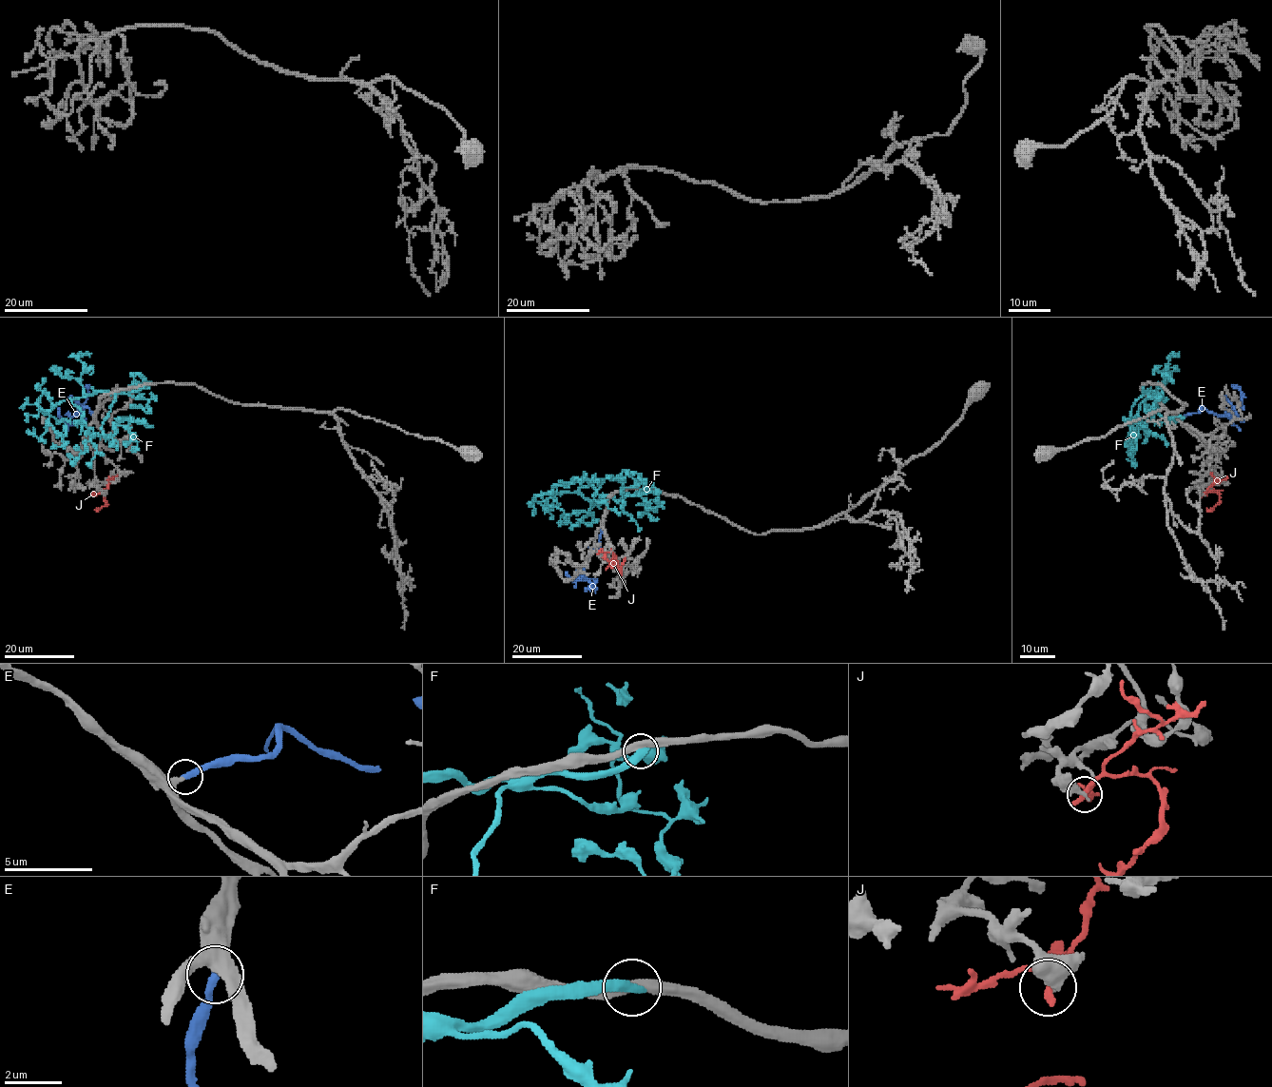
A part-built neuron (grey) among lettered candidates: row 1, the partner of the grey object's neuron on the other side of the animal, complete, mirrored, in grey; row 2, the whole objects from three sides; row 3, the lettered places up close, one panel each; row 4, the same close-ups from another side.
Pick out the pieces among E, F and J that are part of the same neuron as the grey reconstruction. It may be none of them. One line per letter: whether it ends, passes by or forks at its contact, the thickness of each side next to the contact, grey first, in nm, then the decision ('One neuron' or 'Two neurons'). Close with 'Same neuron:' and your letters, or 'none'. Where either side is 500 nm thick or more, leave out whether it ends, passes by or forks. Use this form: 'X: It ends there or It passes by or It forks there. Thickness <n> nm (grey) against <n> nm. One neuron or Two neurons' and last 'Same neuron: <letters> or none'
E: It ends there. Thickness 280 nm (grey) against 300 nm. One neuron
F: It ends there. Thickness 380 nm (grey) against 440 nm. Two neurons
J: It passes by. Thickness 400 nm (grey) against 280 nm. Two neurons
Same neuron: E

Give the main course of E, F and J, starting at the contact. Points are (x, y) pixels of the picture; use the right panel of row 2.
E: (1182, 417), (1199, 413), (1202, 407), (1217, 414), (1229, 415), (1242, 399), (1240, 390), (1232, 385)
F: (1142, 386), (1153, 393), (1140, 403), (1137, 420), (1142, 427), (1137, 429), (1131, 457), (1130, 453)
J: (1204, 495), (1211, 491), (1219, 495), (1219, 502), (1211, 509), (1206, 508)

